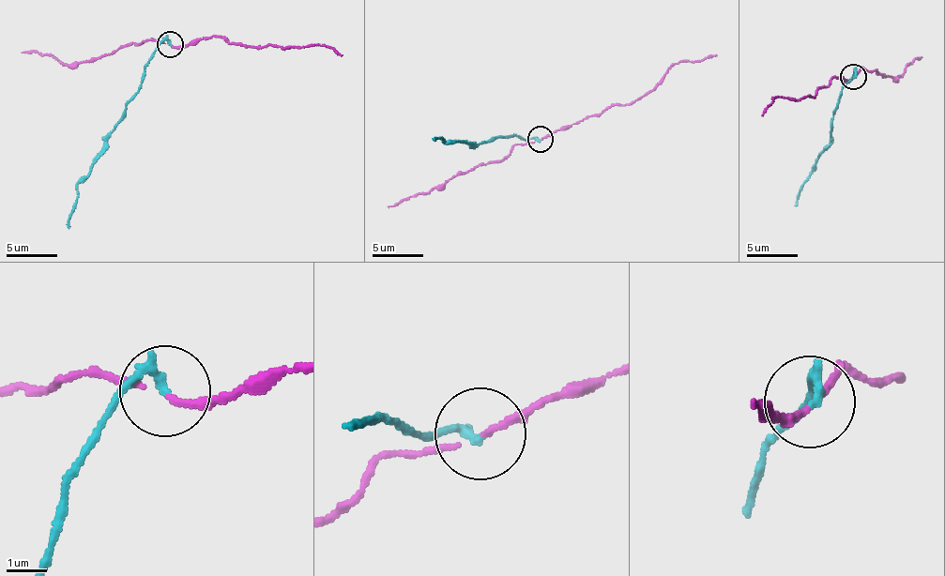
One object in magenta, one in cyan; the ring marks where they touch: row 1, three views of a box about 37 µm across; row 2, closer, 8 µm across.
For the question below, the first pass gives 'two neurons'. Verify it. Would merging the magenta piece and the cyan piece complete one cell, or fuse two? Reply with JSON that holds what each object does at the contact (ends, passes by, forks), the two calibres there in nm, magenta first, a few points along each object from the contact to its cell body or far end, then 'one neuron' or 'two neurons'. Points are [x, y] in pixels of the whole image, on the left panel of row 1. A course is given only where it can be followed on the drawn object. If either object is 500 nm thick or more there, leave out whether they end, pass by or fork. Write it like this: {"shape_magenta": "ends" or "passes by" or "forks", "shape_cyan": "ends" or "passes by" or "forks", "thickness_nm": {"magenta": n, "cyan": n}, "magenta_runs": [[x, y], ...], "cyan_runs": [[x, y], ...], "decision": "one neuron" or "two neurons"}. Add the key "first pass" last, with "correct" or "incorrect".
{"shape_magenta": "passes by", "shape_cyan": "ends", "thickness_nm": {"magenta": 130, "cyan": 240}, "magenta_runs": [[169, 46], [194, 44], [215, 36], [242, 47], [285, 50], [307, 45], [327, 45], [342, 56]], "cyan_runs": [[169, 44], [164, 41], [157, 49], [125, 118], [78, 186], [67, 227]], "decision": "two neurons", "first pass": "correct"}

